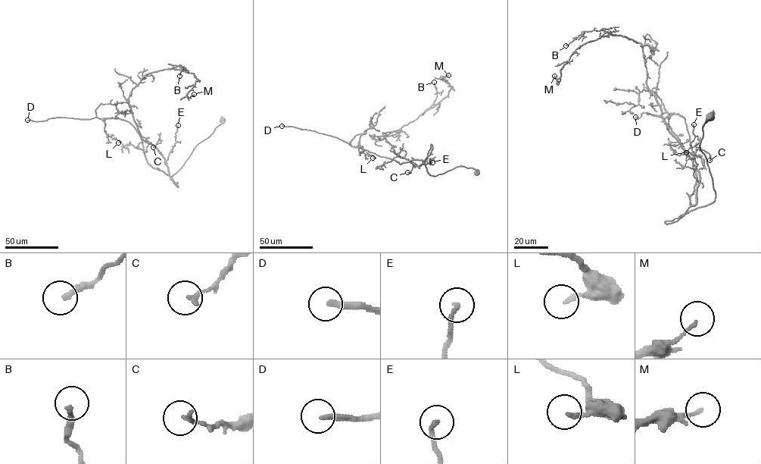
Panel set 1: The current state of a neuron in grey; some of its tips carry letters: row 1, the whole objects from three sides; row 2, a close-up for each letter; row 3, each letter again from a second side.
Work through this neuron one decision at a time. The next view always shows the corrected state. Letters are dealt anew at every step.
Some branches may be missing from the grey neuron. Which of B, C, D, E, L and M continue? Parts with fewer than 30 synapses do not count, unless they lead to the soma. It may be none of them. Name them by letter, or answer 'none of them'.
D

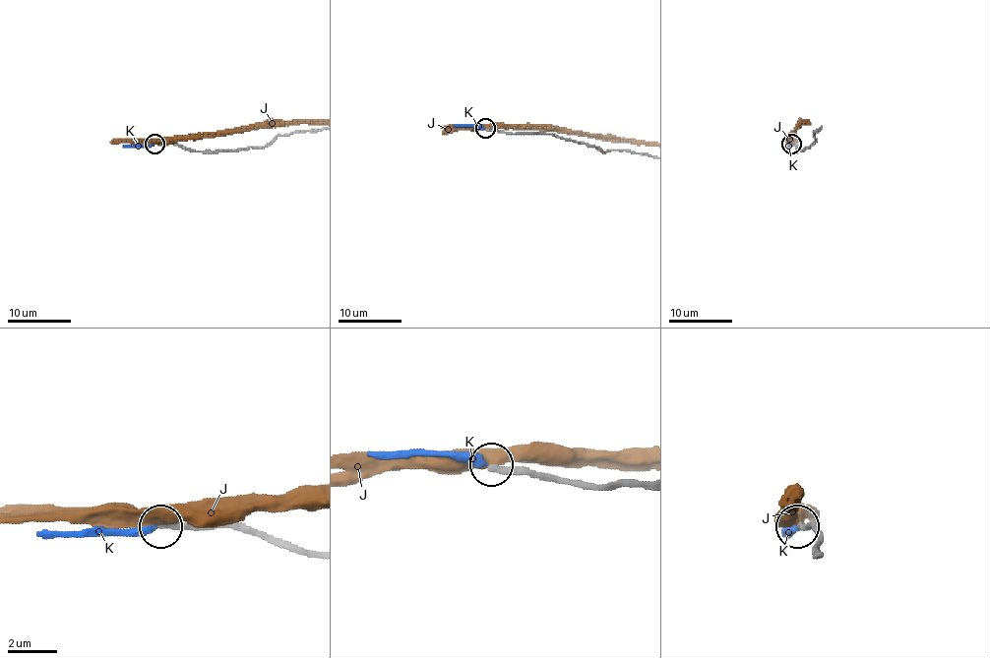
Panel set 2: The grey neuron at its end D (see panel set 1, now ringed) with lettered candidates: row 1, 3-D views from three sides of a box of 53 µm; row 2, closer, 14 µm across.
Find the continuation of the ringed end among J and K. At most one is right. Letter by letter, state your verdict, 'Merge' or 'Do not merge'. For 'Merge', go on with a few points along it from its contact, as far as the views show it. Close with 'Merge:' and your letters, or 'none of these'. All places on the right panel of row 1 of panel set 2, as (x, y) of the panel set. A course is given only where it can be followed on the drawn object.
J: Do not merge
K: Merge
Merge: K

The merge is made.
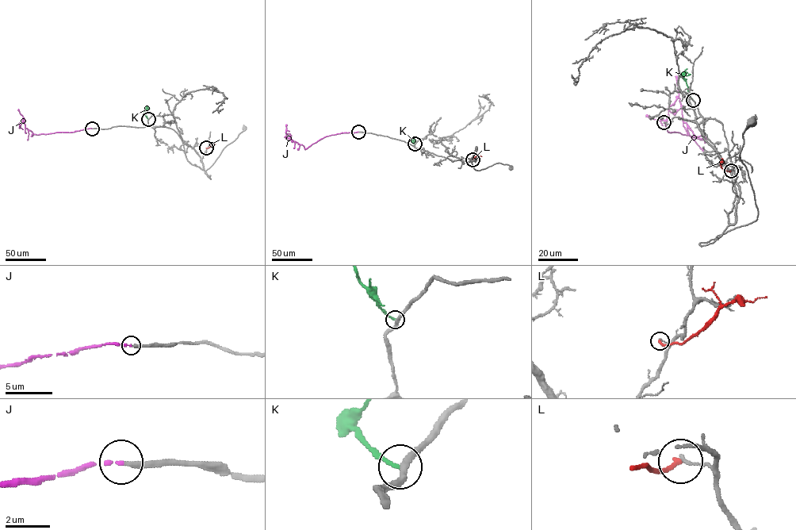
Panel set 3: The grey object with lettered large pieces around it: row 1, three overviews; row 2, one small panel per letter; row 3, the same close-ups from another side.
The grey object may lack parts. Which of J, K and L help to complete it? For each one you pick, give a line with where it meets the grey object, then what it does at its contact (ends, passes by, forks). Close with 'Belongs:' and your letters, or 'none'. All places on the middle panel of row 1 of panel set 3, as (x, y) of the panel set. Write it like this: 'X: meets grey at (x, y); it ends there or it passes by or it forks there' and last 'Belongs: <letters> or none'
J: meets grey at (358, 132); it ends there
Belongs: J

